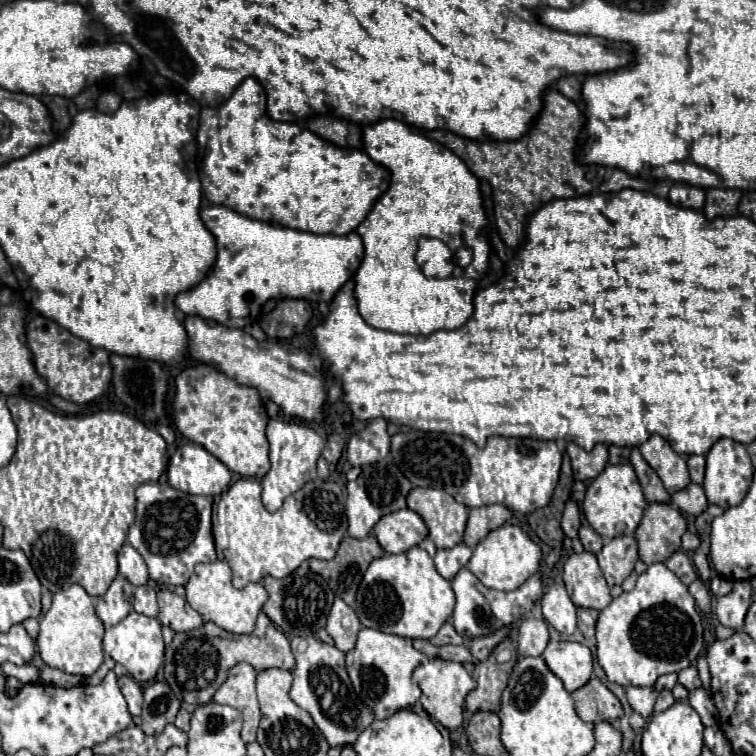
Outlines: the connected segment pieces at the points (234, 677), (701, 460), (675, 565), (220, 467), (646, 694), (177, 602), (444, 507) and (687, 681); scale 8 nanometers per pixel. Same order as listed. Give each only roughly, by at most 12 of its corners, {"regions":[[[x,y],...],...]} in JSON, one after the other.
{"regions":[[[228,670],[212,698],[244,712],[242,740],[254,742],[260,722],[256,670]],[[688,458],[688,472],[694,484],[704,482],[706,458]],[[684,550],[666,560],[686,586],[698,580],[690,556]],[[194,442],[168,464],[170,486],[218,496],[230,470]],[[626,688],[634,712],[652,716],[658,692],[654,688]],[[168,588],[158,592],[158,620],[174,632],[204,624],[202,616]],[[412,488],[406,504],[438,548],[460,544],[468,508],[446,490]],[[696,666],[678,672],[678,682],[686,690],[700,688]]]}

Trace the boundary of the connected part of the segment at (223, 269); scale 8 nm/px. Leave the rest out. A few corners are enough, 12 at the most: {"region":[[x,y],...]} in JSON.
{"region":[[226,206],[218,260],[176,308],[228,328],[268,300],[334,300],[356,232],[302,232]]}

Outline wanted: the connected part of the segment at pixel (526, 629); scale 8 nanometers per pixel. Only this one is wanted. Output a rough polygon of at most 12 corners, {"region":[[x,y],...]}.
{"region":[[526,618],[518,630],[522,656],[540,656],[548,646],[548,626]]}

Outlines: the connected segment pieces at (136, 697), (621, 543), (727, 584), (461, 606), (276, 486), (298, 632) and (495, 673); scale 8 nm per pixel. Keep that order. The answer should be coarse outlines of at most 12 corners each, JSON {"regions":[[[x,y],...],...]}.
{"regions":[[[130,676],[118,678],[130,714],[140,716],[142,688]],[[634,536],[612,538],[598,554],[608,586],[634,570]],[[714,576],[710,590],[716,598],[732,592],[732,582]],[[468,568],[452,580],[452,624],[464,638],[518,622],[542,600],[540,572],[520,588],[482,586]],[[270,420],[272,468],[262,502],[276,512],[308,482],[324,440],[310,426]],[[302,564],[262,580],[262,612],[288,636],[326,626],[334,592]],[[512,638],[478,662],[470,712],[498,712],[500,696],[516,664]]]}

